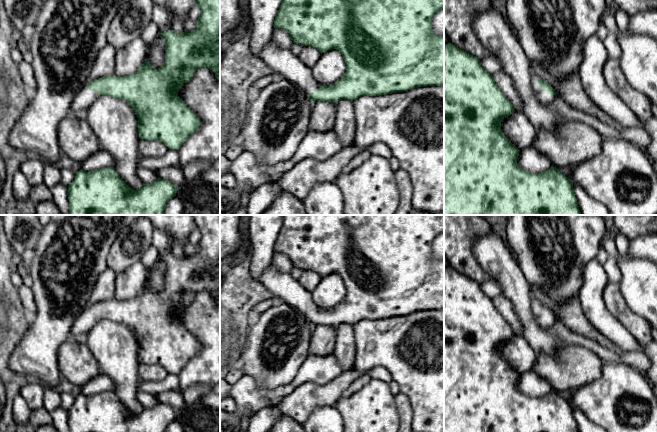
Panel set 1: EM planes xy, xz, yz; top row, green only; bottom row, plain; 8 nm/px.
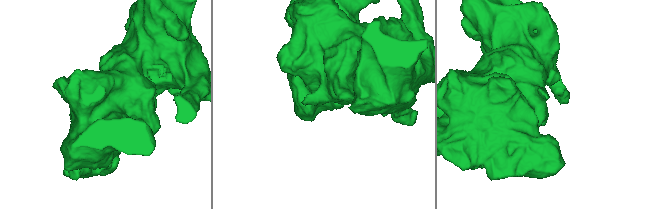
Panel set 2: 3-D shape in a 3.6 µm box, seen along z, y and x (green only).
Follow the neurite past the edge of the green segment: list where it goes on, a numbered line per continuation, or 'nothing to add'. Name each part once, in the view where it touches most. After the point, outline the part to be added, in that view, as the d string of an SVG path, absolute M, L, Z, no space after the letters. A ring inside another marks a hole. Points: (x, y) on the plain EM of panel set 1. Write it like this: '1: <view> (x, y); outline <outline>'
1: yz (544, 321); outline M538 306L532 309L532 314L542 328L550 328L556 321L556 319L550 319L548 316L543 315Z

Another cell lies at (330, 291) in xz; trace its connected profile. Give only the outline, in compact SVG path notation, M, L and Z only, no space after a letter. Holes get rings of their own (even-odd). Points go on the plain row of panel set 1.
M333 273L322 277L311 292L316 305L322 310L330 310L339 305L346 295L346 287L340 275Z

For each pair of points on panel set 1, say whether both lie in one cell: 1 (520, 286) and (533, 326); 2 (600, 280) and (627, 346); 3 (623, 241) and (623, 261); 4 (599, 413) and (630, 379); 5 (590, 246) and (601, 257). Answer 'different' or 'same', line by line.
1: same
2: same
3: different
4: same
5: different

